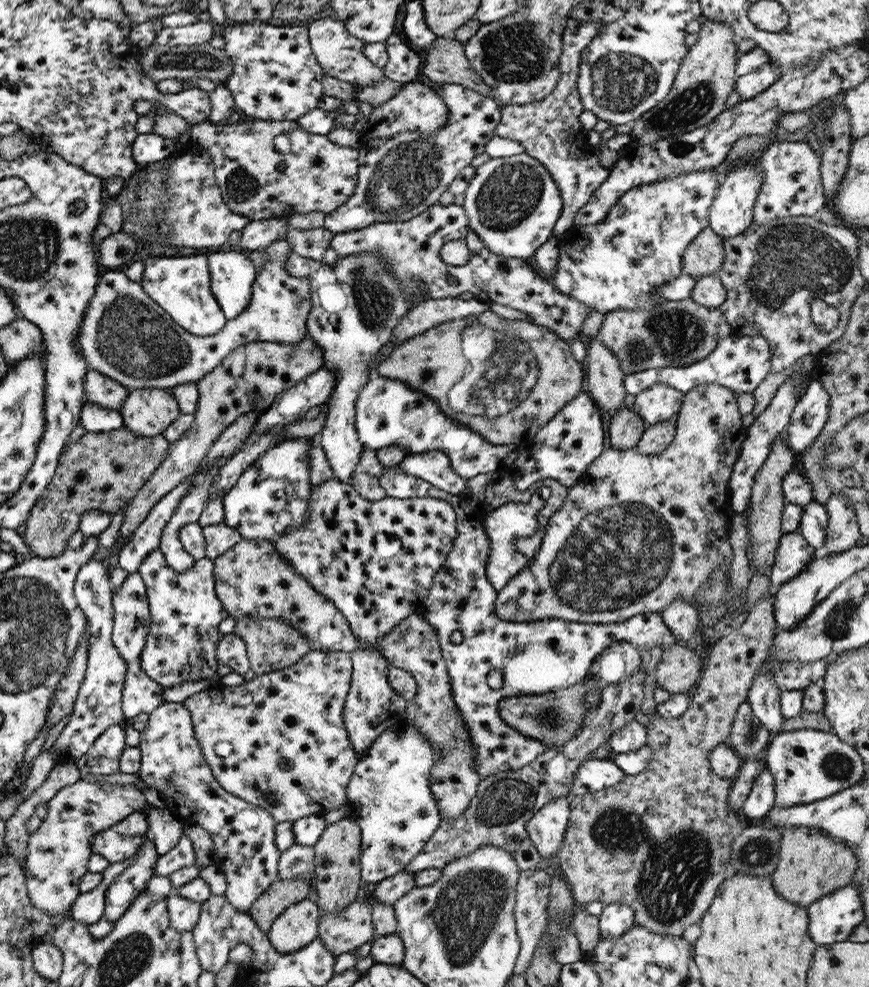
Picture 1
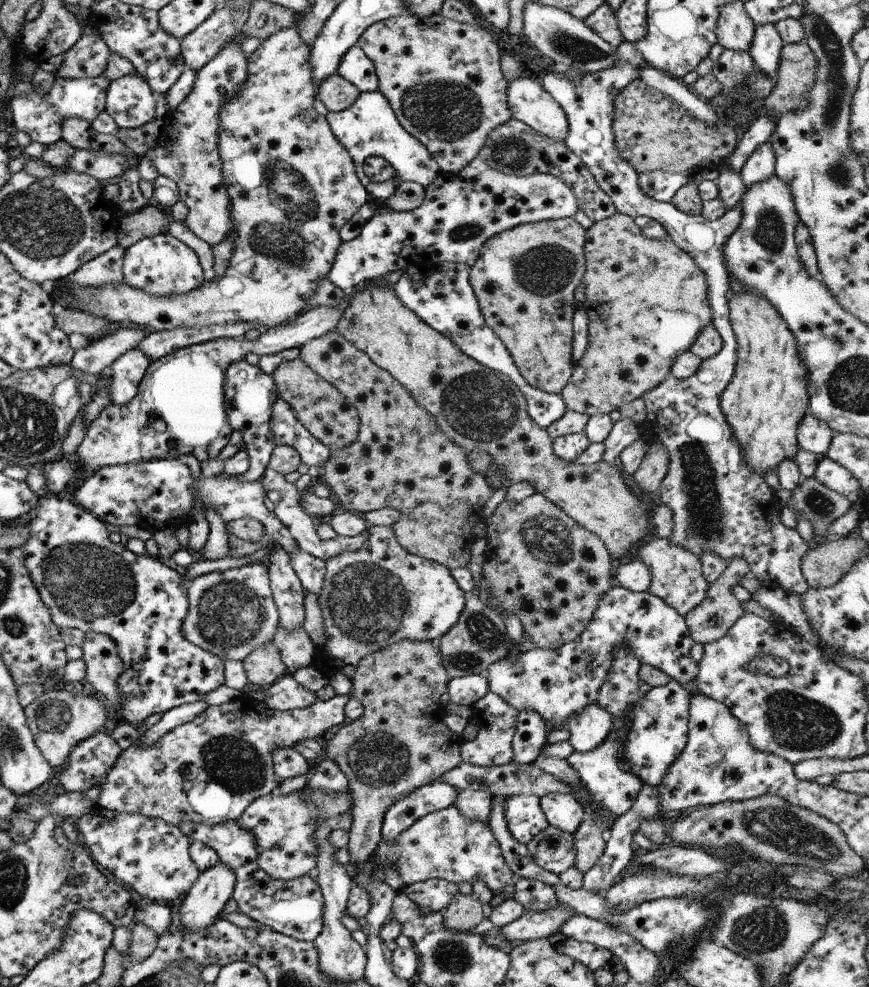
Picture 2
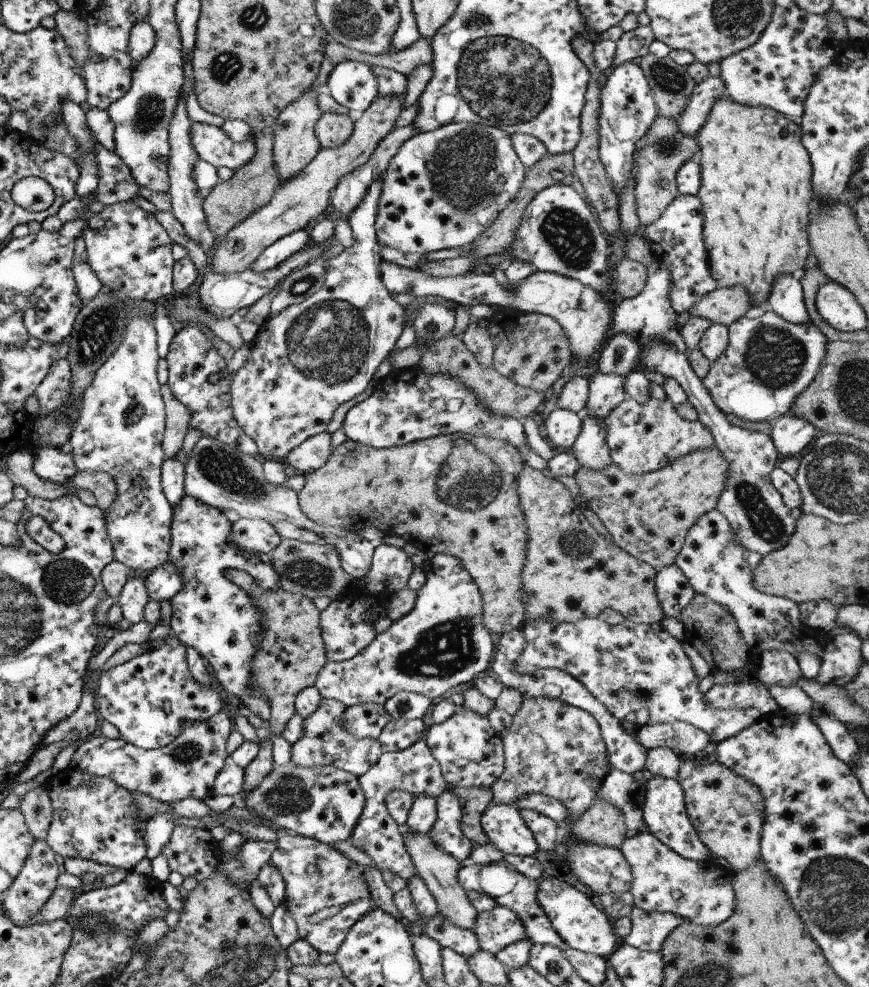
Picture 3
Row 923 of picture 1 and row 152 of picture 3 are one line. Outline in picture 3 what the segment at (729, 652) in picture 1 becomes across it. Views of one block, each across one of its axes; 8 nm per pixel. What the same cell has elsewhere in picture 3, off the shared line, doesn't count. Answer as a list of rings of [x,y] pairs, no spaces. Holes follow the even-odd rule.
[[[657,116],[646,132],[643,141],[636,149],[636,168],[634,169],[636,210],[638,210],[641,226],[648,226],[658,220],[664,214],[664,210],[679,195],[676,174],[682,164],[698,152],[699,144],[696,143],[696,138],[684,136],[678,130],[676,119],[673,118]]]

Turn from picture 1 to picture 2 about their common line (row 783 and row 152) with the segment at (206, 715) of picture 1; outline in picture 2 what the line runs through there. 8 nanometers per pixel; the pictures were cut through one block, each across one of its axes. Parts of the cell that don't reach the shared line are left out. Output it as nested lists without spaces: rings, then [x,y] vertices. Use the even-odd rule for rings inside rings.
[[[296,27],[280,29],[280,32],[263,39],[262,44],[247,56],[248,78],[240,92],[220,108],[218,148],[222,156],[221,175],[230,196],[232,214],[232,230],[227,238],[234,244],[232,258],[222,276],[204,280],[198,288],[178,296],[152,296],[124,282],[104,284],[100,288],[72,286],[52,294],[54,288],[47,283],[44,286],[52,304],[108,322],[128,320],[131,326],[150,331],[256,322],[262,332],[296,319],[316,292],[318,280],[328,276],[332,268],[343,242],[340,228],[371,199],[356,174],[348,150],[334,136],[327,118],[320,116],[314,108],[317,90],[312,80],[310,50],[311,46],[300,38]]]

